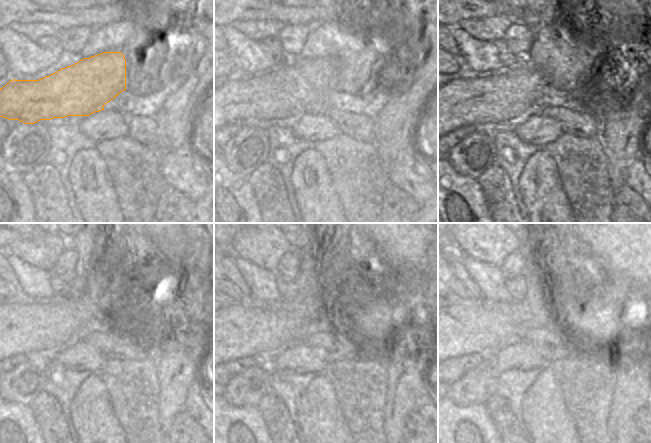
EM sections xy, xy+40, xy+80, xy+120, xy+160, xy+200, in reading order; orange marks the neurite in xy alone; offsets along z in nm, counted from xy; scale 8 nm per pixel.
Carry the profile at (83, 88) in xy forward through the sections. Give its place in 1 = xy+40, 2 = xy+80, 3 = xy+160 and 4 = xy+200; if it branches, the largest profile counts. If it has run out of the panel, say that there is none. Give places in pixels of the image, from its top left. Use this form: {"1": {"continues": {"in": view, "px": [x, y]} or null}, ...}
{"1": {"continues": {"in": "xy+40", "px": [302, 88]}}, "2": {"continues": {"in": "xy+80", "px": [474, 98]}}, "3": {"continues": {"in": "xy+160", "px": [253, 326]}}, "4": {"continues": {"in": "xy+200", "px": [485, 328]}}}

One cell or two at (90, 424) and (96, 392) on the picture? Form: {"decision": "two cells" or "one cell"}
{"decision": "one cell"}

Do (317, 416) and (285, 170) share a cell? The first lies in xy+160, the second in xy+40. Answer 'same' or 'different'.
different

